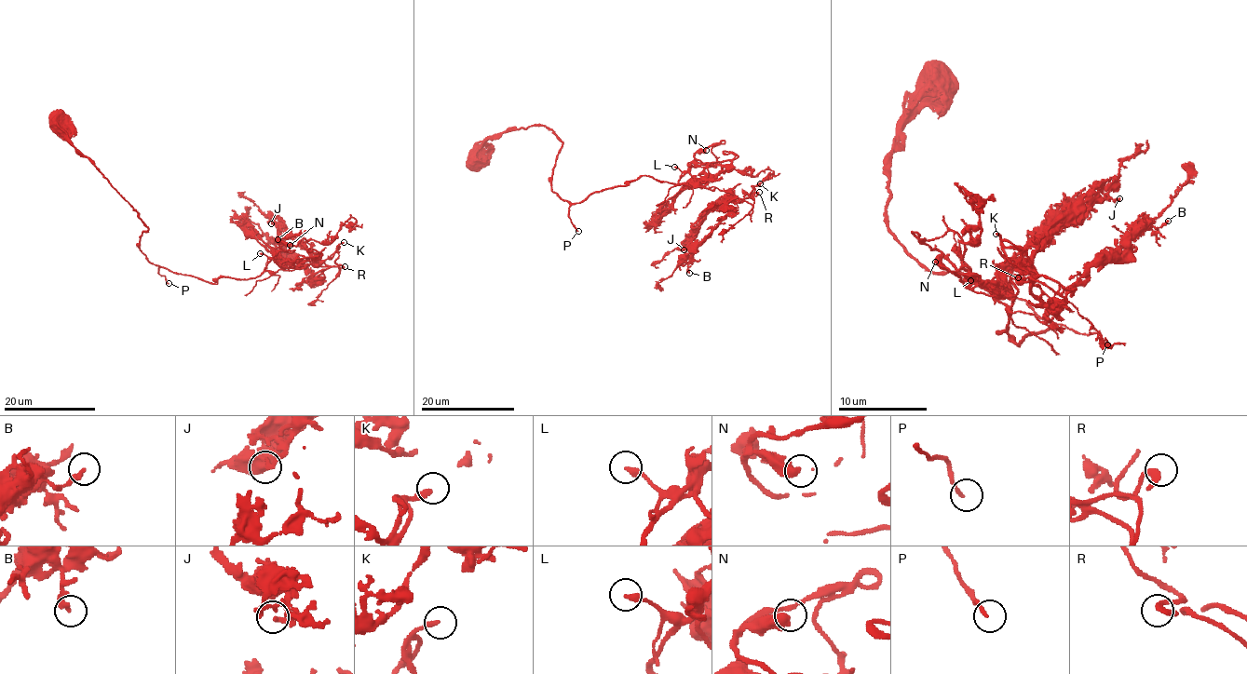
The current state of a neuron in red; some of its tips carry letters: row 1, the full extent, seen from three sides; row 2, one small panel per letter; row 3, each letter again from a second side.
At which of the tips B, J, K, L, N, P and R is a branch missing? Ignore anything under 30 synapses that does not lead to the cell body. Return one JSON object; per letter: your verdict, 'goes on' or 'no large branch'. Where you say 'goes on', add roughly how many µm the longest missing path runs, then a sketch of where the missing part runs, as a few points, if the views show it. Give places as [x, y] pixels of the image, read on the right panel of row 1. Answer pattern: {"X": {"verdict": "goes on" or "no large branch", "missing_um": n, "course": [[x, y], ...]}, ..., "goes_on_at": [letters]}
{"B": {"verdict": "no large branch"}, "J": {"verdict": "no large branch"}, "K": {"verdict": "no large branch"}, "L": {"verdict": "goes on", "missing_um": 20, "course": [[970, 280], [971, 285], [961, 296], [972, 309], [984, 309], [982, 303], [989, 307]]}, "N": {"verdict": "no large branch"}, "P": {"verdict": "goes on", "missing_um": 70, "course": [[1107, 344], [1177, 351], [1220, 296], [1217, 255], [1145, 207], [1118, 177], [1011, 259]]}, "R": {"verdict": "no large branch"}, "goes_on_at": ["L", "P"]}

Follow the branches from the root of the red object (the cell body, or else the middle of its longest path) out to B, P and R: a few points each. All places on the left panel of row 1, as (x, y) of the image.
B: (60, 123), (148, 229), (140, 249), (153, 264), (212, 283), (305, 260), (324, 276), (277, 239)
P: (60, 123), (70, 128), (70, 141), (148, 229), (140, 236), (140, 249), (169, 283)
R: (60, 123), (148, 229), (140, 249), (153, 264), (210, 283), (292, 270), (304, 260), (345, 266)

